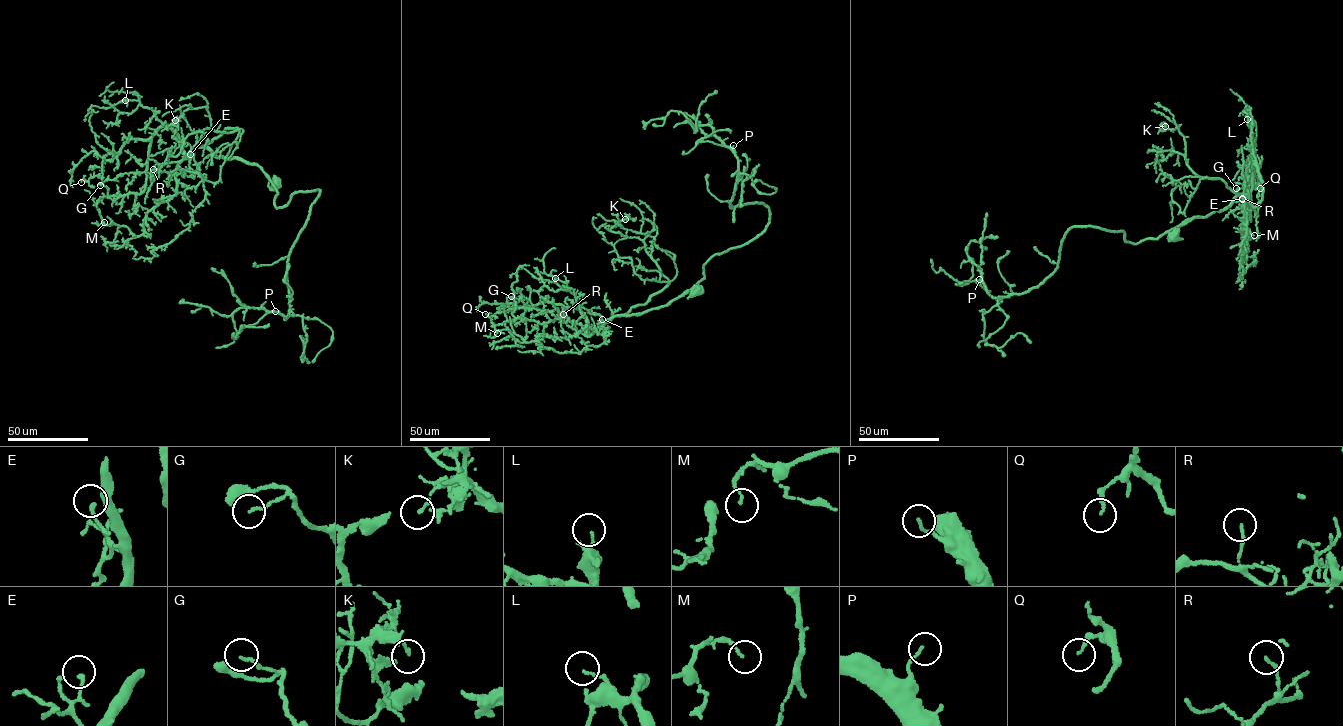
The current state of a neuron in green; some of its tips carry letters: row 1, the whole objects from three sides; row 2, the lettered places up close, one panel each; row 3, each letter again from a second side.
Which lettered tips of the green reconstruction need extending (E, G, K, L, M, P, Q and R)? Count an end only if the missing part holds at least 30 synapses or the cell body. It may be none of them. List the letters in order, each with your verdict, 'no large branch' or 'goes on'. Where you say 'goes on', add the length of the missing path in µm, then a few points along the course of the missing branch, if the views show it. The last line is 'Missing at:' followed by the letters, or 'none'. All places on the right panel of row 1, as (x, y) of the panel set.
E: no large branch
G: no large branch
K: no large branch
L: no large branch
M: no large branch
P: no large branch
Q: no large branch
R: goes on | 9 µm
Missing at: R

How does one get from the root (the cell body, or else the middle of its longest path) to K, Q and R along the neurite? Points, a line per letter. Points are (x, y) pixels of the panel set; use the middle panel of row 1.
K: (697, 291), (621, 315), (668, 282), (651, 256), (654, 237), (625, 229), (625, 219)
Q: (697, 291), (691, 288), (640, 313), (616, 315), (589, 335), (580, 312), (560, 304), (512, 305), (485, 314)
R: (697, 291), (691, 288), (668, 304), (640, 313), (616, 315), (592, 329), (564, 321), (563, 314)

